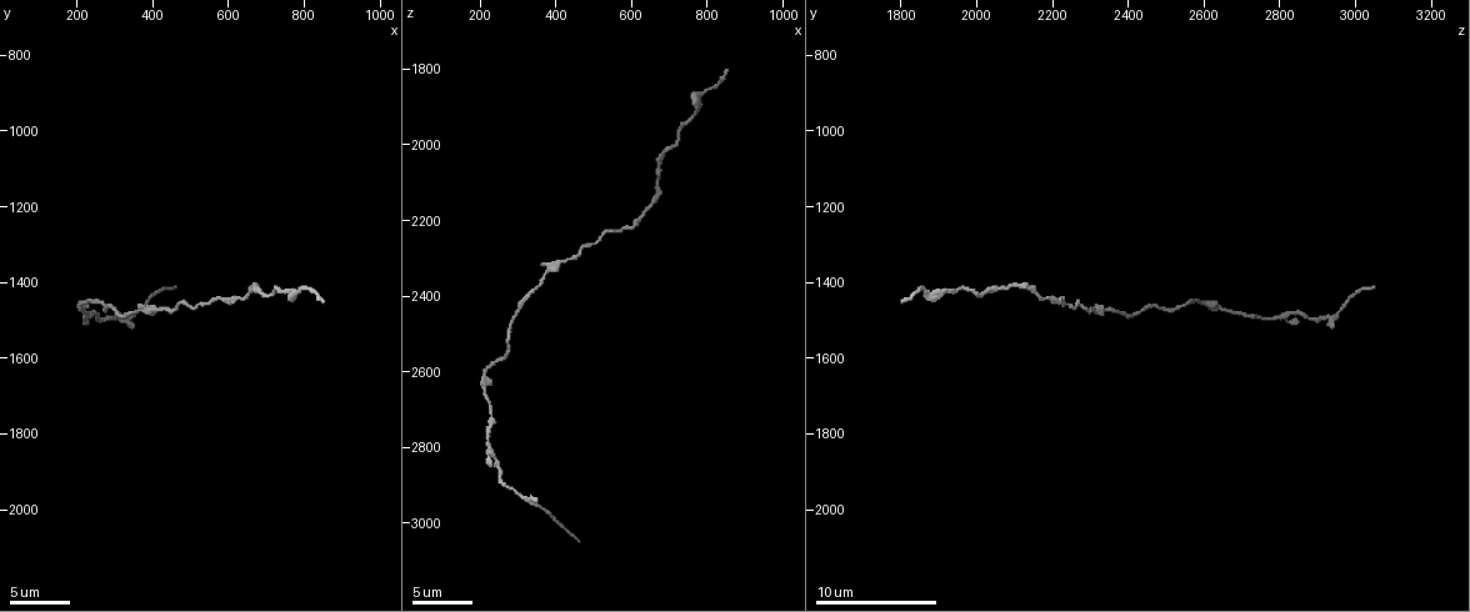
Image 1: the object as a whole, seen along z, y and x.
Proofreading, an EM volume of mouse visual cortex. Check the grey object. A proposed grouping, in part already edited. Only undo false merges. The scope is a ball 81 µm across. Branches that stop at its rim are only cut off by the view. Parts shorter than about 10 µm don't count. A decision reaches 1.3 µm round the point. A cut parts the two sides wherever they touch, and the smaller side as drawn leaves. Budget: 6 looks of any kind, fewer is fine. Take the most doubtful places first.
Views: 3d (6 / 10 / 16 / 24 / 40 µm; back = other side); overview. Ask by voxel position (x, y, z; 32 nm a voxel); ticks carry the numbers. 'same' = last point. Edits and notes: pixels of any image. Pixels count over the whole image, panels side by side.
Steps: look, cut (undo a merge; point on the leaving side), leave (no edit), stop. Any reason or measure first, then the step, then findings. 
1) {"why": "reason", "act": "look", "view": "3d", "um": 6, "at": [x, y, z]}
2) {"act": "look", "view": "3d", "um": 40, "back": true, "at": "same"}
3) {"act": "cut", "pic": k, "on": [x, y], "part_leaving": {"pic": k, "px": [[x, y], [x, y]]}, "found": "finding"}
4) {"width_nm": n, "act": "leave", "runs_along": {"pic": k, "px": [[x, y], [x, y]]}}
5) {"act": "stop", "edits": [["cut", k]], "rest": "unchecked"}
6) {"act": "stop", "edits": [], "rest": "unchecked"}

{"why": "narrows sharply", "act": "look", "view": "3d", "um": 6, "at": [630, 1445, 2170]}

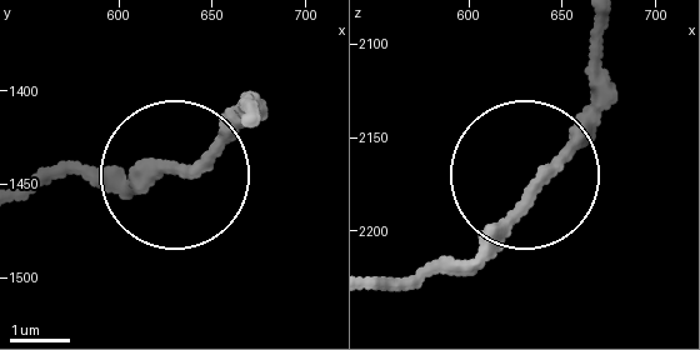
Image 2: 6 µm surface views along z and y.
{"width_nm": 180, "act": "leave", "runs_along": {"pic": 2, "px": [[29, 190], [89, 165], [183, 175], [263, 110]]}, "found": "all the same neuron"}

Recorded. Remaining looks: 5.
{"why": "thin neck", "act": "look", "view": "3d", "um": 6, "at": [215, 1495, 2770]}

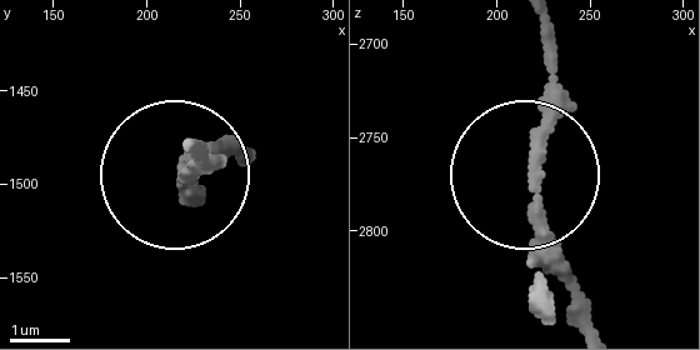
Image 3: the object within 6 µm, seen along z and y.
{"act": "leave", "runs_along": {"pic": 3, "px": [[541, 29], [556, 119], [526, 208], [571, 323]]}, "found": "one neuron here"}

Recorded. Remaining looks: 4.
{"why": "sudden change in width", "act": "look", "view": "3d", "um": 16, "at": [245, 1450, 2575]}

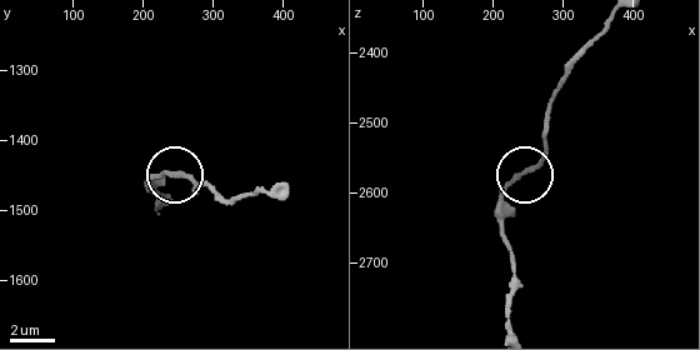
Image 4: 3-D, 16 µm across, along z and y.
{"width_nm": 220, "act": "leave", "runs_along": {"pic": 4, "px": [[586, 45], [553, 100], [541, 155], [510, 184], [495, 215]]}, "found": "all the same neuron"}

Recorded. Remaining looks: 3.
{"act": "stop", "edits": [], "rest": "unchecked"}

